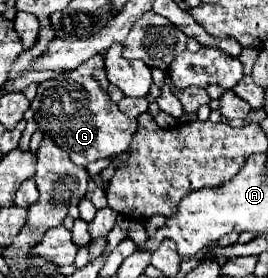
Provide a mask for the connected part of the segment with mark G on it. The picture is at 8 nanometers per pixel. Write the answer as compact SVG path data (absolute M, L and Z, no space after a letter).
M103 53L85 61L79 69L63 71L59 77L39 83L37 97L31 101L33 119L39 131L49 137L57 147L69 153L69 159L85 167L91 161L125 153L131 143L131 135L137 131L137 119L131 119L119 111L109 99L109 81L105 77Z

